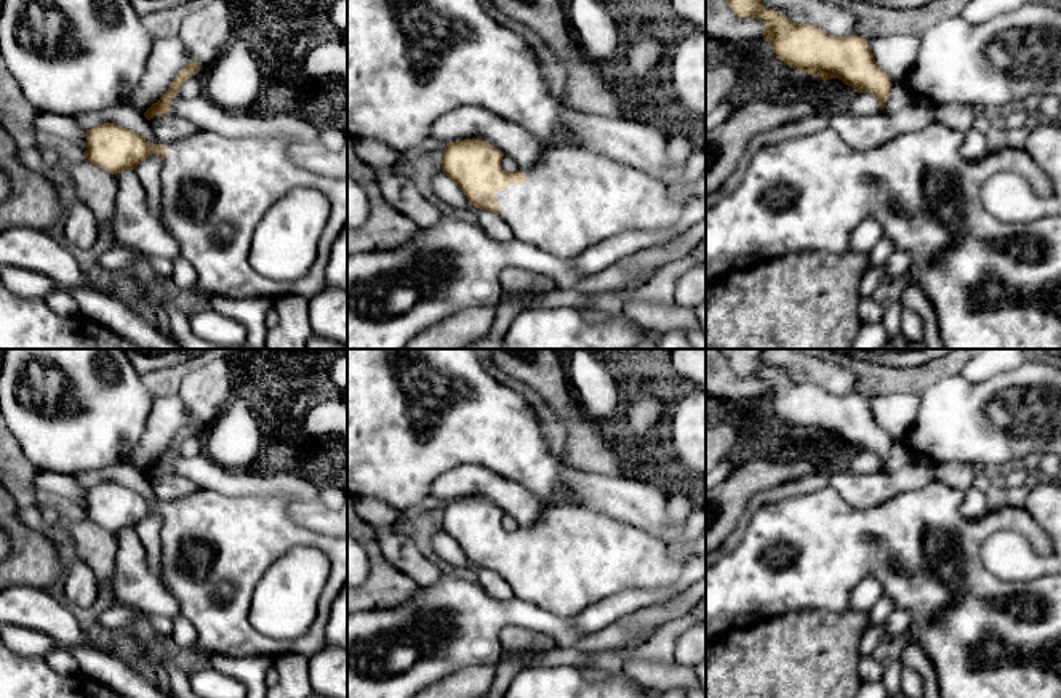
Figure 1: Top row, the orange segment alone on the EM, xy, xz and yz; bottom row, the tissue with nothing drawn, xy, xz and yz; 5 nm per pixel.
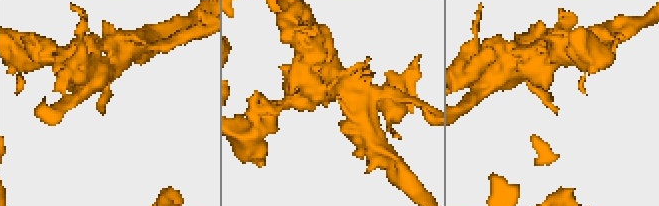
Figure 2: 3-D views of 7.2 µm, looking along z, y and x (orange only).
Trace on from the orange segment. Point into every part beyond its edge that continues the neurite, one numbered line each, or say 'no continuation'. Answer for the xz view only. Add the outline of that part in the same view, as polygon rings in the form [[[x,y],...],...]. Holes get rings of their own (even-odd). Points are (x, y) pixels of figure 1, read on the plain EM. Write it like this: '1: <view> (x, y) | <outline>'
1: xz (412, 413) | [[[347,349],[347,493],[352,498],[371,496],[403,511],[430,498],[432,482],[438,475],[448,469],[464,464],[483,466],[509,480],[514,480],[536,493],[544,503],[544,509],[539,512],[536,522],[526,528],[520,528],[526,535],[523,543],[509,543],[506,549],[494,551],[496,557],[499,559],[499,575],[510,584],[518,600],[533,604],[557,616],[575,618],[587,607],[621,591],[656,589],[674,584],[687,565],[675,562],[669,556],[667,546],[658,536],[631,524],[613,519],[603,512],[586,509],[568,495],[567,488],[559,483],[565,461],[560,455],[551,453],[533,407],[522,394],[493,378],[475,349]]]

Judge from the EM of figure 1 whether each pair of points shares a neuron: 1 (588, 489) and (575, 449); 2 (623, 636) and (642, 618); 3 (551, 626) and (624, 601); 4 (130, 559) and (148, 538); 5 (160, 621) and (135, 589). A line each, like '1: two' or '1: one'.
1: two
2: two
3: two
4: two
5: two

